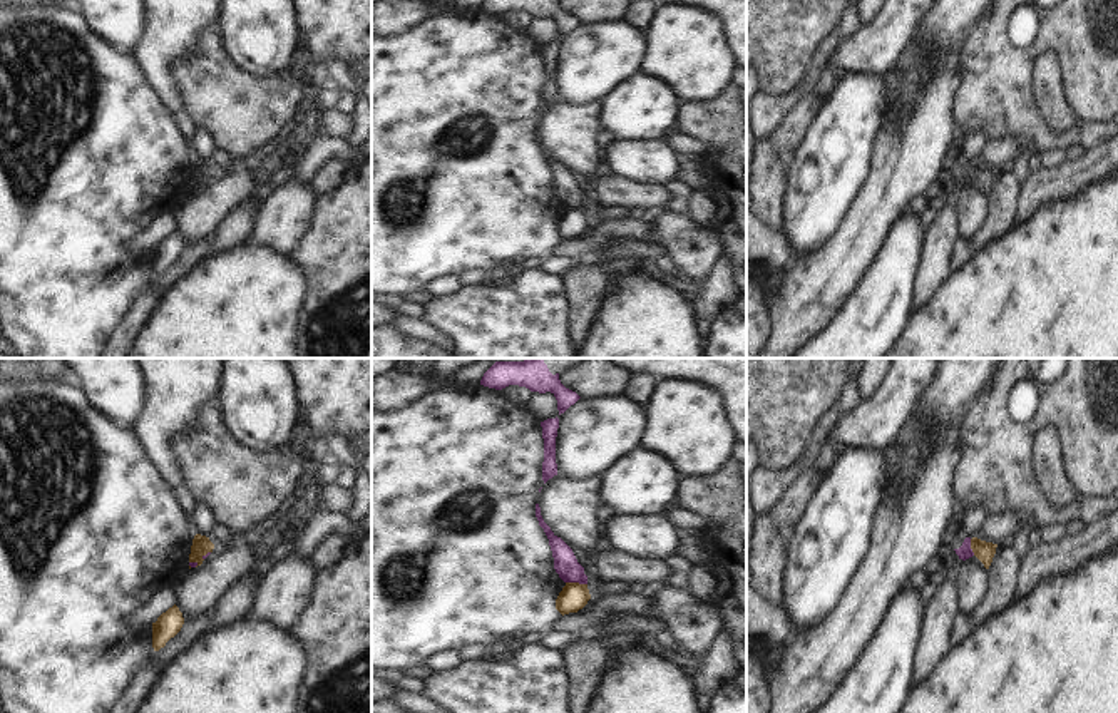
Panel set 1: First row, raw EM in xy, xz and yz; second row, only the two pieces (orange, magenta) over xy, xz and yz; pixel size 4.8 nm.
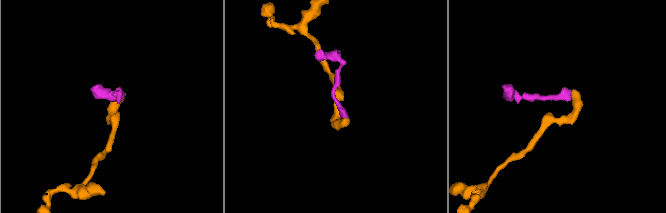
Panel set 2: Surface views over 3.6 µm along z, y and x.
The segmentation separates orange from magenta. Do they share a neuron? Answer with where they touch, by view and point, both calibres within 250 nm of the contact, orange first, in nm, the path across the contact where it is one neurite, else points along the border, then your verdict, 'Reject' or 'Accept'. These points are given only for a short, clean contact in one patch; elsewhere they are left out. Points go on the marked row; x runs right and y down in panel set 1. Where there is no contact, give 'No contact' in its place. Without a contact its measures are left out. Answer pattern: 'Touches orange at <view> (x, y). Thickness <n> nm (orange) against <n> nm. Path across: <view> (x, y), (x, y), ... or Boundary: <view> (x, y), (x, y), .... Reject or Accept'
Touches orange at xz (576, 583). Thickness 140 nm (orange) against 120 nm. Boundary: xz (566, 581), (586, 584). Reject.

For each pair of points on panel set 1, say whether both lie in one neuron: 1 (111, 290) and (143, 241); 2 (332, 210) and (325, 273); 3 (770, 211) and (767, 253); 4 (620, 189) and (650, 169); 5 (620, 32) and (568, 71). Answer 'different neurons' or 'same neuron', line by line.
1: different neurons
2: same neuron
3: different neurons
4: different neurons
5: same neuron

